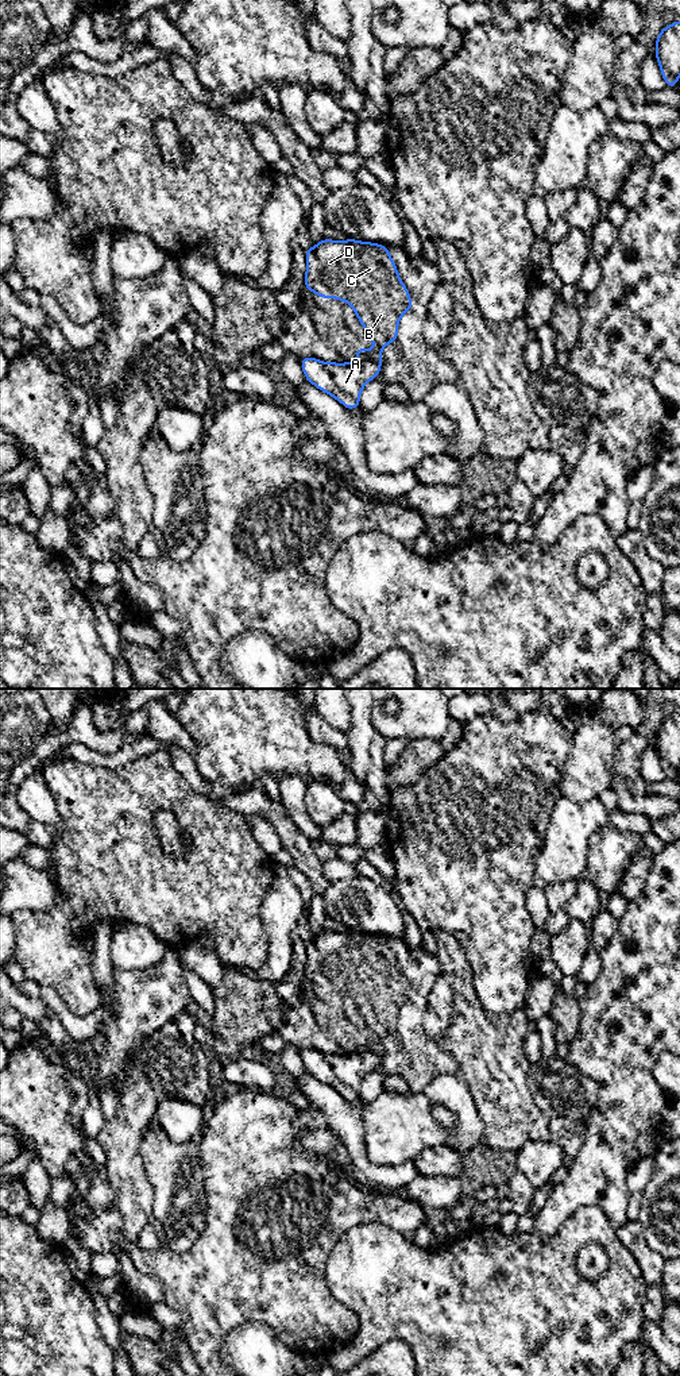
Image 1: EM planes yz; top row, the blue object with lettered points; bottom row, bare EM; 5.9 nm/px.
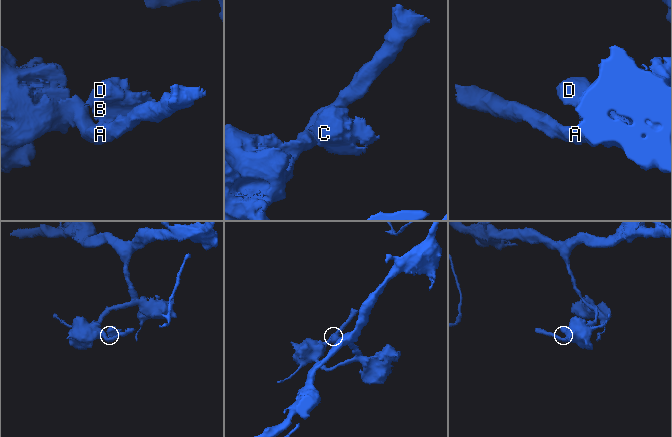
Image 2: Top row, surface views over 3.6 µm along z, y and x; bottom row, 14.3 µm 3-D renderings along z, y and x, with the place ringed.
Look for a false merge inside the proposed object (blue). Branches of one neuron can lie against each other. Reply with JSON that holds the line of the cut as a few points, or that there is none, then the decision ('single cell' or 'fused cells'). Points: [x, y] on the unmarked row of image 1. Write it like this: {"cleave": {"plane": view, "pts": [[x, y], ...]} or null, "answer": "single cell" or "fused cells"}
{"cleave": {"plane": "yz", "pts": [[356, 1051], [375, 1051], [381, 1053]]}, "answer": "fused cells"}

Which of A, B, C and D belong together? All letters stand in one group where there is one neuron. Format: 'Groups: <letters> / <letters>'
Groups: A / B C D

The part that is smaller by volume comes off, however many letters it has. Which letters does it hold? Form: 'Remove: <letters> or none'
Remove: B, C, D

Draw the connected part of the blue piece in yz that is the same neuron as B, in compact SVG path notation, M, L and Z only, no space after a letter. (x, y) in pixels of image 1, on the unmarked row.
M324 929L305 943L304 978L322 988L347 993L376 1038L356 1037L356 1052L382 1053L382 1041L398 1032L398 1014L414 994L386 936Z

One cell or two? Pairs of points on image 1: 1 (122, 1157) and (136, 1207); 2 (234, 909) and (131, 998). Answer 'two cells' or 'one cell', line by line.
1: one cell
2: two cells

